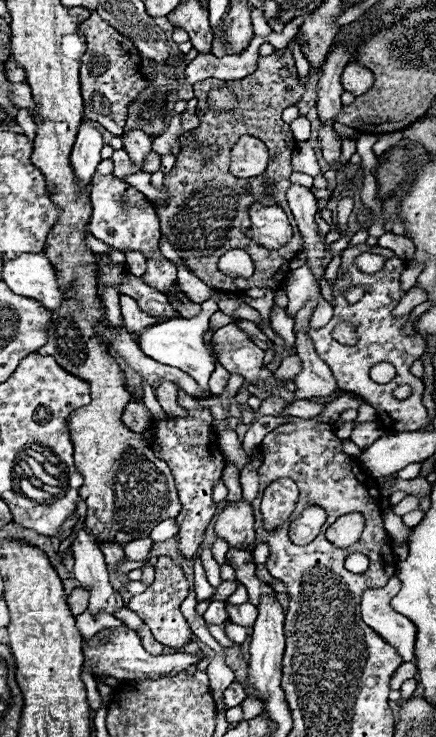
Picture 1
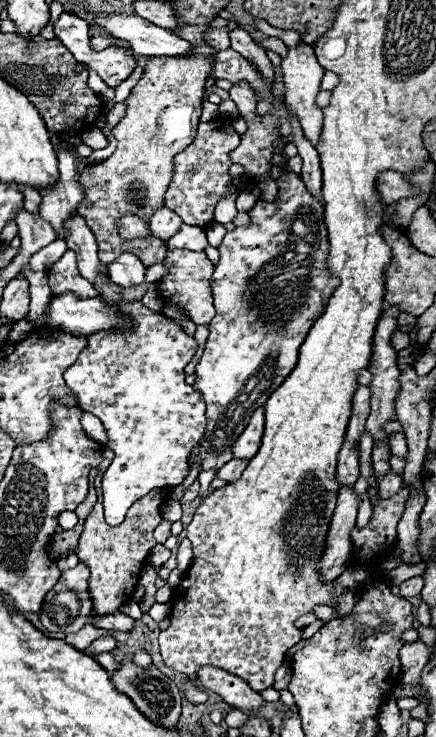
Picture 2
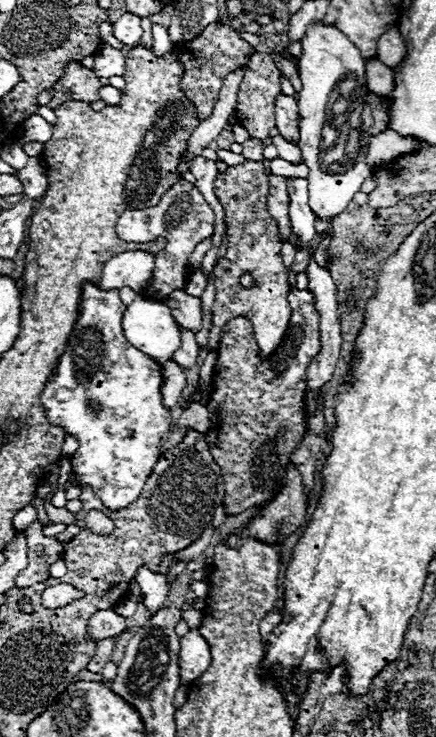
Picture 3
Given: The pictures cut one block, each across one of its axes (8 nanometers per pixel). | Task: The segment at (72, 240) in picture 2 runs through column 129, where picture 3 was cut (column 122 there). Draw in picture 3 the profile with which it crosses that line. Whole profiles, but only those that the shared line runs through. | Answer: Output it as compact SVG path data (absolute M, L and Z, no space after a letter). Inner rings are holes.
M92 282L82 284L82 302L74 330L70 332L64 354L58 358L56 370L50 374L44 392L42 406L46 418L54 426L62 426L68 434L74 434L80 442L78 450L72 454L72 466L76 470L76 484L90 484L94 494L110 510L128 508L144 490L146 478L150 476L162 446L164 436L170 430L170 412L162 406L162 366L154 362L148 354L130 346L122 334L122 314L126 306L122 304L118 290L102 290ZM56 390L70 390L72 398L56 400Z

